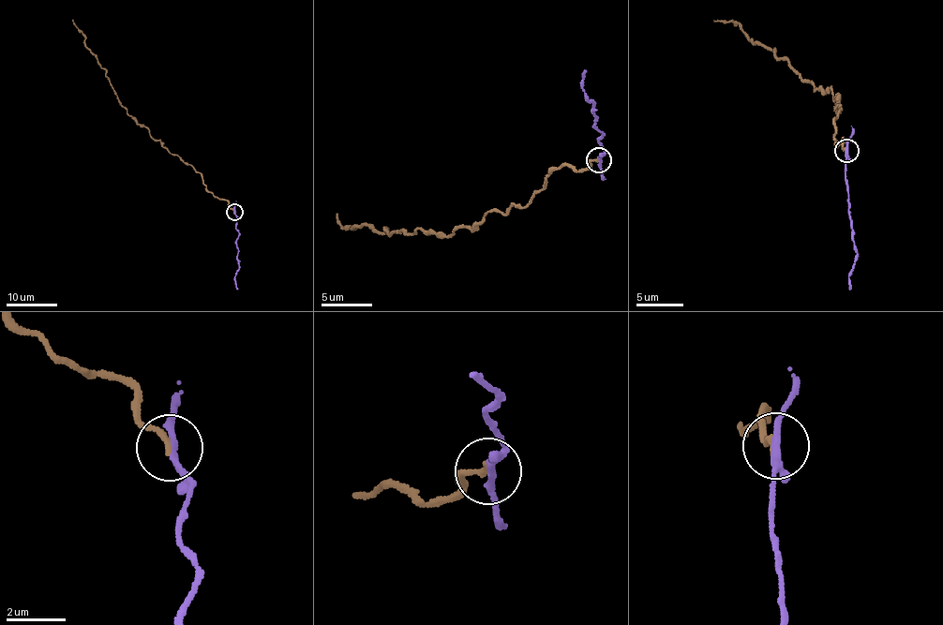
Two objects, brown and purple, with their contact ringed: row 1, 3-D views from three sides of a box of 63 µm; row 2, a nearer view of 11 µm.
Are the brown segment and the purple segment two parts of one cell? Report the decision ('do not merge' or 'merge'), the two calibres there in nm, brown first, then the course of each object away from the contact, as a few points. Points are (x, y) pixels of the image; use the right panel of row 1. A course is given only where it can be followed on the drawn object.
do not merge; 200 nm thick on the brown side, 220 nm on the other; brown runs (845, 150), (835, 141), (839, 98), (813, 88), (740, 25), (714, 20); purple runs (845, 150), (847, 215), (855, 251), (850, 288)

